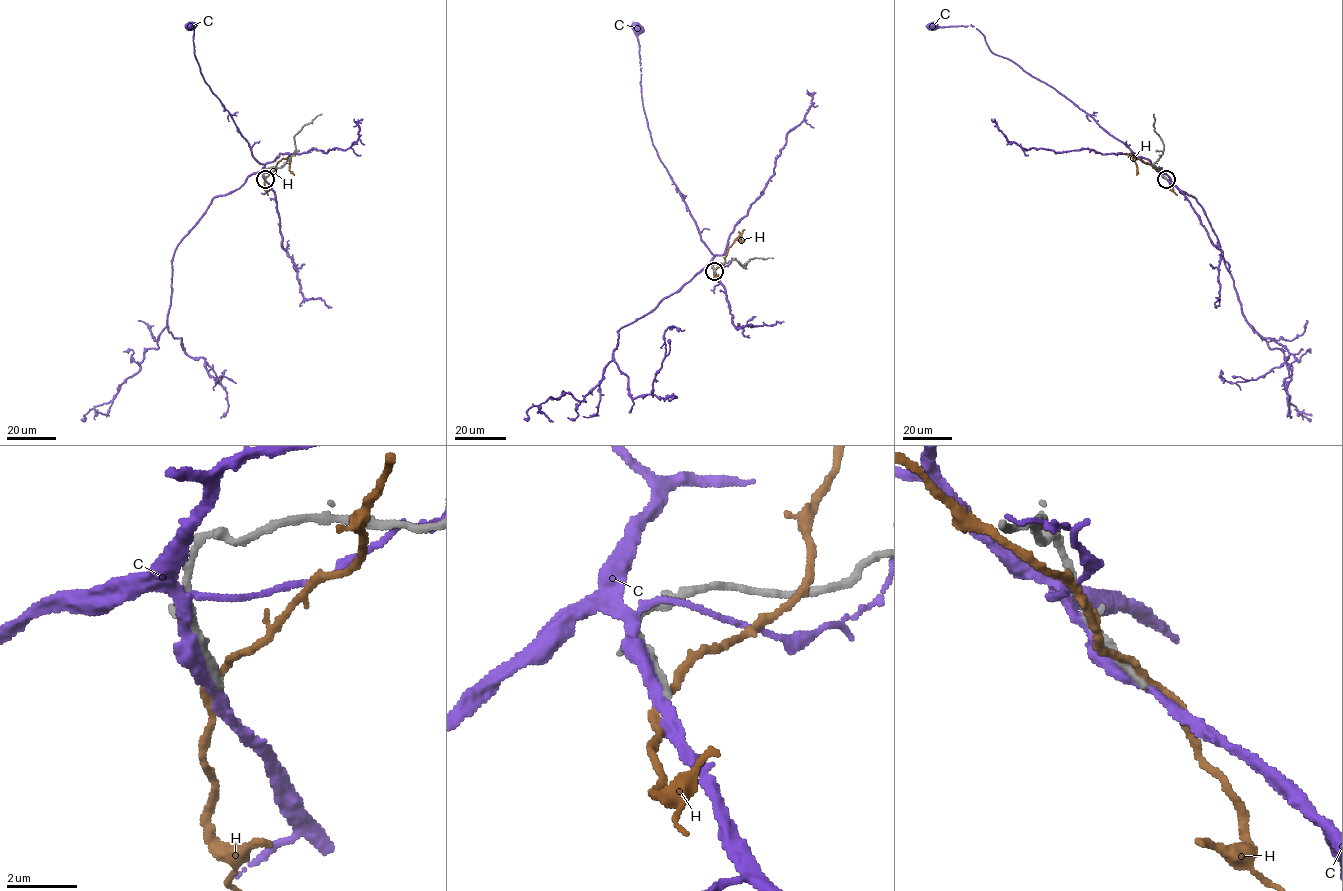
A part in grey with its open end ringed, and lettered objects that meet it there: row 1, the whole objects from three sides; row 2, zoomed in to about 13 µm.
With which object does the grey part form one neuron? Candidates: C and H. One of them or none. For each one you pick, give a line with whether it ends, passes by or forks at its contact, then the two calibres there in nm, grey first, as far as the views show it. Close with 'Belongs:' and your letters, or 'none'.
Belongs: none

